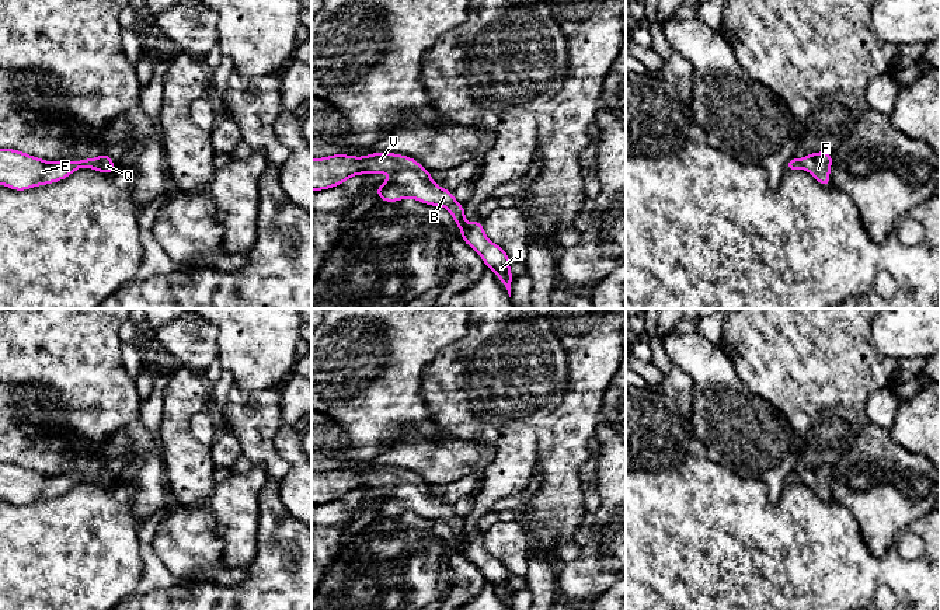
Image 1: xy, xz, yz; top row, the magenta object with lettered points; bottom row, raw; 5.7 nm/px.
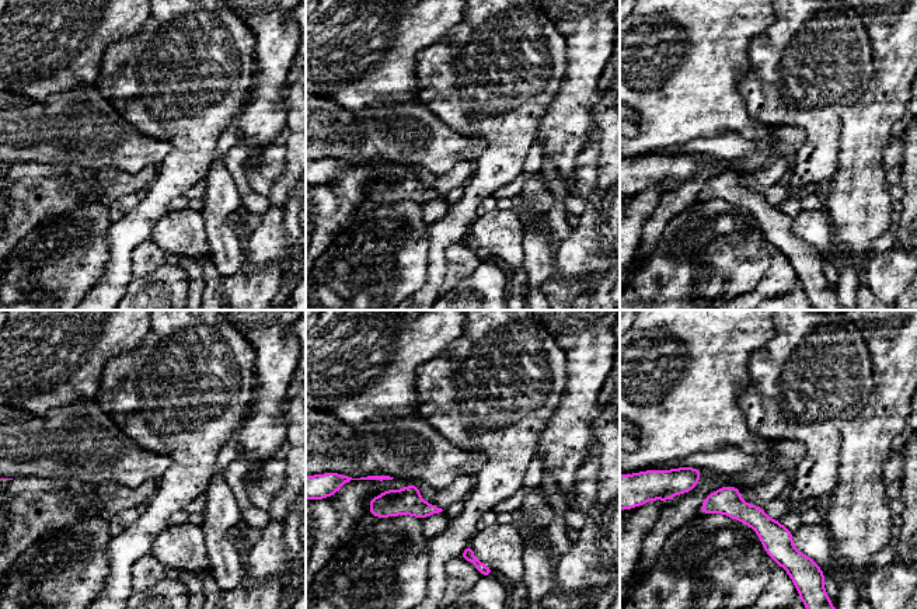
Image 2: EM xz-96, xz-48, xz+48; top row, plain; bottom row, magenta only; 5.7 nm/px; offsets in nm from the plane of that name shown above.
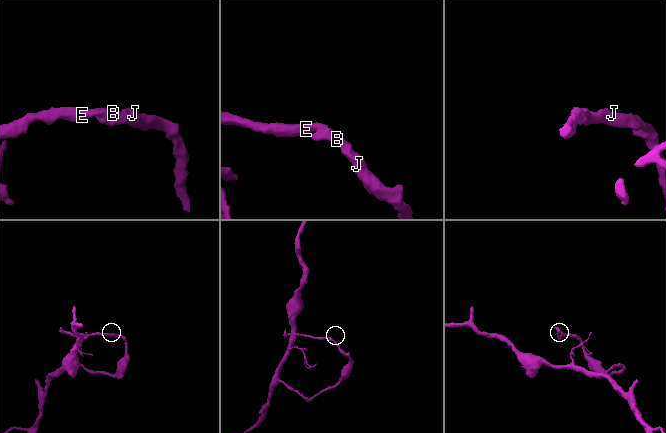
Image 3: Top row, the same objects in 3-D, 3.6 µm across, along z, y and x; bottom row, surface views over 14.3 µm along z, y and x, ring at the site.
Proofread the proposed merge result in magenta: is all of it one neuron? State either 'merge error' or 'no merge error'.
no merge error

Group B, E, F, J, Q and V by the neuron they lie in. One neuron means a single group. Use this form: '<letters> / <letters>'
B E F J Q V

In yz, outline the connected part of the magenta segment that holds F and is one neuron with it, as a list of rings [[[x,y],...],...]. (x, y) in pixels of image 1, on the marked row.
[[[828,150],[819,153],[808,153],[804,158],[798,160],[791,157],[786,164],[786,171],[804,168],[808,171],[822,187],[831,185],[829,171],[832,167],[832,153]]]

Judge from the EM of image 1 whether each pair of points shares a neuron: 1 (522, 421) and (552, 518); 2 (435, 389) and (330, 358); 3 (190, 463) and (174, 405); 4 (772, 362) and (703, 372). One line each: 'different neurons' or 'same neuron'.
1: different neurons
2: different neurons
3: same neuron
4: different neurons

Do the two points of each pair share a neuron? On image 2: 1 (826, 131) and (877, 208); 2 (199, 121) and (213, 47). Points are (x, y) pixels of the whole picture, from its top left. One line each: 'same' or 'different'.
1: different
2: same

